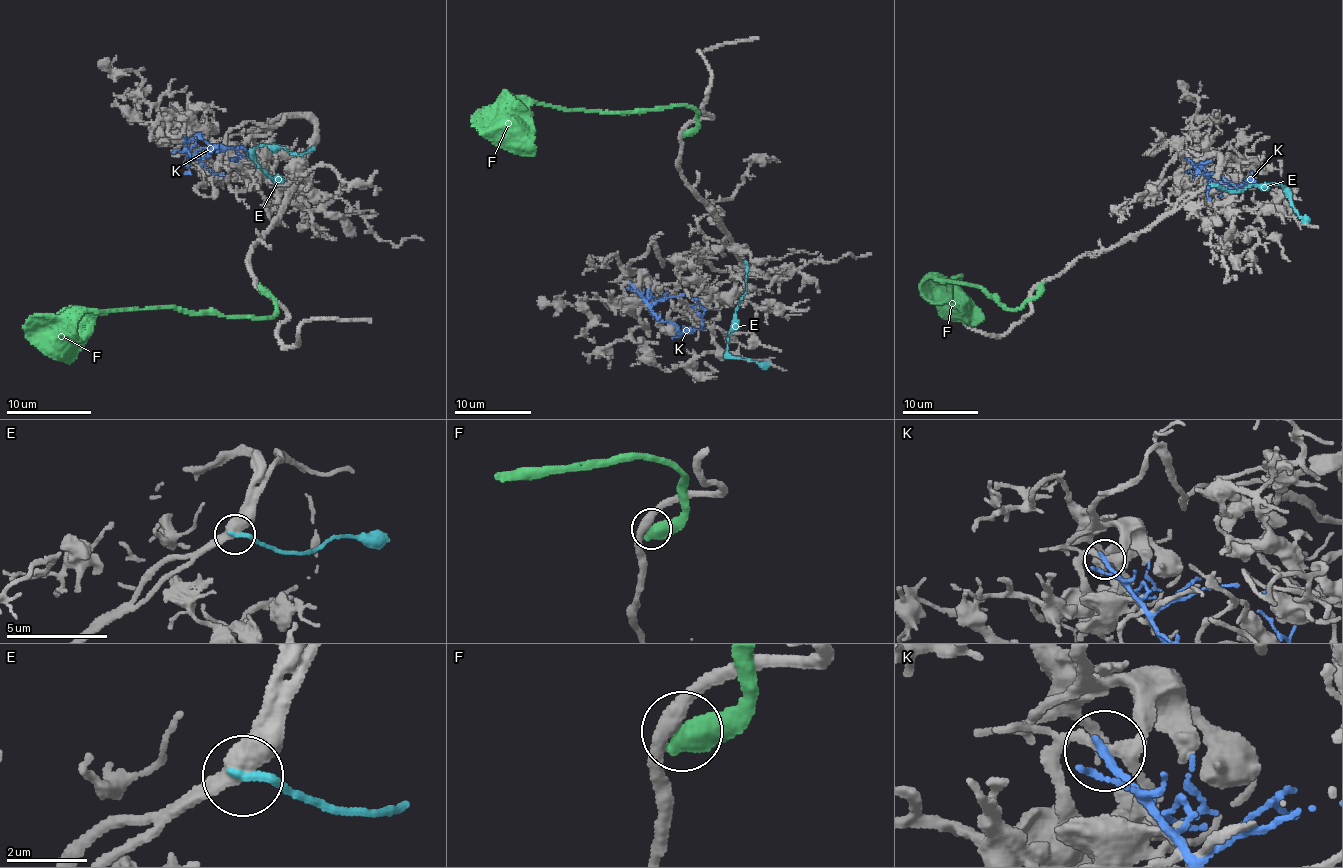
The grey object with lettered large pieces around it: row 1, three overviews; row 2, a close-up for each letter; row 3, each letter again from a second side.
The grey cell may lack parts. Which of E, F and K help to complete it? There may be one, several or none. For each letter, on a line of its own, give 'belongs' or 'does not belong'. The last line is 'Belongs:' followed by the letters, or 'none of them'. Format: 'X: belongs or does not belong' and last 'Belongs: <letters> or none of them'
E: does not belong
F: does not belong
K: does not belong
Belongs: none of them

